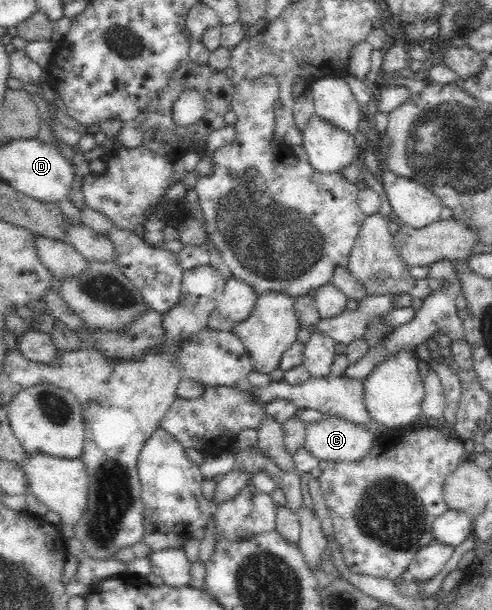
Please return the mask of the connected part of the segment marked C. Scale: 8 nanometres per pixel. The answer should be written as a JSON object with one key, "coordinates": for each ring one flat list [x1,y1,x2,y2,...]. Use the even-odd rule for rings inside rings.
{"coordinates":[[326,415,321,421,307,424,305,432,306,450,321,461,358,462,370,454,376,436,365,426,338,417]]}

